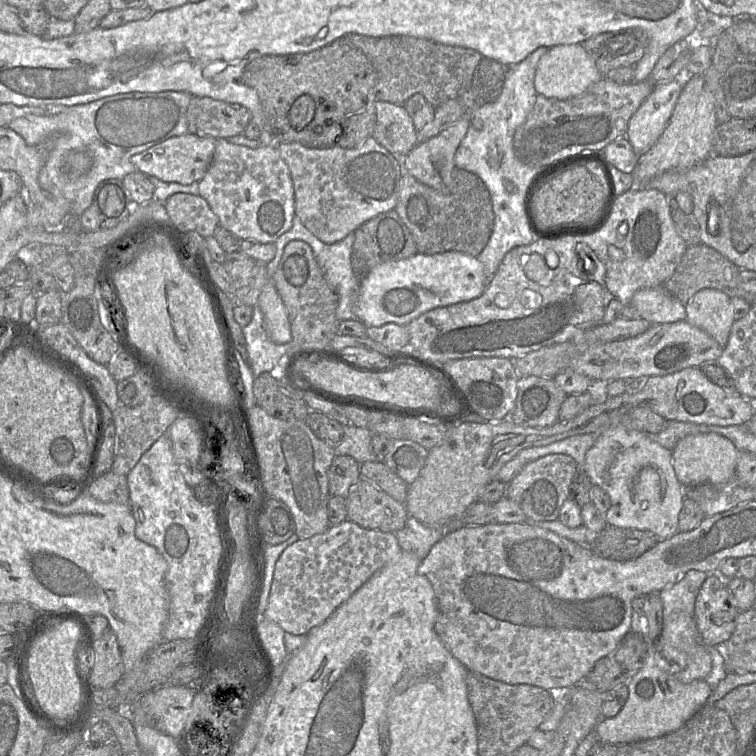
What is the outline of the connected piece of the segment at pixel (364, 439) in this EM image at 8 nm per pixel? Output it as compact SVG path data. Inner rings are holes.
M356 425L344 427L344 437L335 446L335 456L344 455L353 457L359 464L377 461L372 449L372 433L367 427L362 428Z

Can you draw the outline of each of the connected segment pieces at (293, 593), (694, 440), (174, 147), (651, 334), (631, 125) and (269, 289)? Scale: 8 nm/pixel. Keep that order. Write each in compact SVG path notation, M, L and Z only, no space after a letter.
M349 519L338 525L331 525L321 534L299 539L289 545L276 562L264 617L279 625L285 632L307 634L312 628L325 622L343 602L400 552L396 534L362 528Z
M714 432L691 434L681 439L672 450L672 463L684 488L701 484L725 484L735 478L740 452L728 438Z
M186 133L168 138L143 152L133 155L131 161L137 170L145 175L155 176L164 182L190 185L193 182L199 182L205 176L212 162L215 145L216 138L212 136Z
M682 320L652 324L639 336L590 346L574 358L569 369L592 380L615 380L638 377L663 376L689 367L700 367L721 356L721 346L708 333Z
M686 66L672 80L656 84L652 93L643 101L629 120L625 137L638 156L646 153L663 133L685 84L694 76Z
M272 280L262 288L257 305L264 315L264 328L276 344L291 342L292 333L285 305Z

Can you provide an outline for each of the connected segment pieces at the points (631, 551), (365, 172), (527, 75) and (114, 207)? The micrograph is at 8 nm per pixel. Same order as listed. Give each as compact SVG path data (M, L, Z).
M607 526L587 548L602 558L627 561L641 556L659 541L649 530Z
M368 137L353 148L314 148L299 142L278 144L281 158L287 164L294 189L295 215L318 239L336 243L375 216L393 210L398 202L402 171L397 158L374 137Z
M541 46L530 53L524 60L511 67L499 97L492 103L488 103L468 113L469 128L455 153L457 168L467 170L478 175L485 184L485 200L492 196L494 212L494 230L483 250L476 256L484 265L485 273L489 279L498 269L504 256L513 248L531 244L538 239L543 239L534 229L529 218L528 199L532 186L539 175L549 164L542 167L532 167L521 162L514 152L513 137L534 107L537 91L534 86L535 72L541 57L550 47Z
M119 179L103 181L95 189L92 199L99 216L99 227L115 227L130 214L131 197Z

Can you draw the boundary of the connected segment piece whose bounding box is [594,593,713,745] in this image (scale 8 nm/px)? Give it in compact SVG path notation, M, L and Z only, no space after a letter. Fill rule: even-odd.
M658 593L645 596L643 615L647 620L645 638L648 649L639 669L627 681L629 695L621 711L602 719L595 727L597 740L621 745L669 734L683 726L706 703L712 688L704 680L682 683L675 676L675 668L657 649L657 639L663 629L663 606Z

